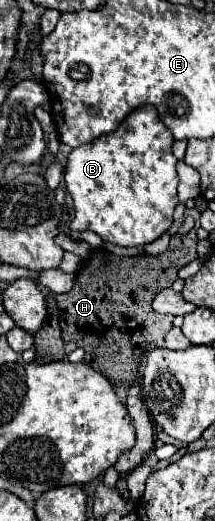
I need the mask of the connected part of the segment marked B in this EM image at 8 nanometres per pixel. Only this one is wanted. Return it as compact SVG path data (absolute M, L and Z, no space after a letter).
M151 105L135 109L125 117L117 131L99 137L97 141L77 147L71 151L65 167L65 185L75 201L75 219L71 221L71 231L93 231L103 241L121 247L139 247L161 237L173 223L173 211L179 203L177 199L177 159L171 153L173 135L167 131L157 111Z

